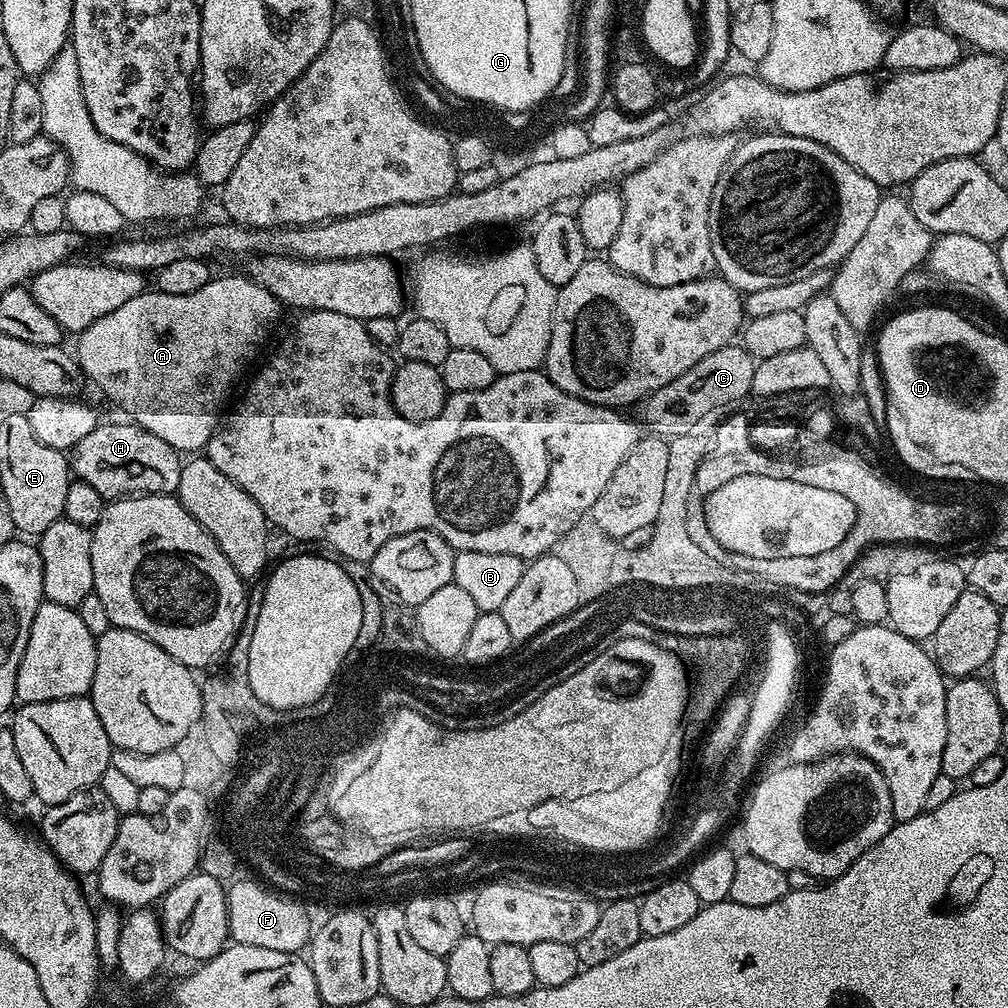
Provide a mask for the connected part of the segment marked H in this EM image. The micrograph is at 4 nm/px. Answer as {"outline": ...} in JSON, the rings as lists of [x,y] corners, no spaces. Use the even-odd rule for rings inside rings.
{"outline":[[[123,422],[124,424],[104,424],[97,423],[94,430],[90,430],[90,434],[86,434],[86,438],[82,438],[82,442],[78,442],[76,447],[70,452],[70,472],[75,479],[86,482],[86,486],[94,486],[94,490],[98,490],[98,494],[102,494],[105,501],[111,502],[120,499],[121,496],[166,496],[175,493],[178,486],[178,478],[180,477],[180,465],[182,463],[181,453],[170,447],[166,442],[162,442],[162,438],[158,438],[158,434],[150,434],[150,430],[141,428],[140,425],[131,422]]]}

